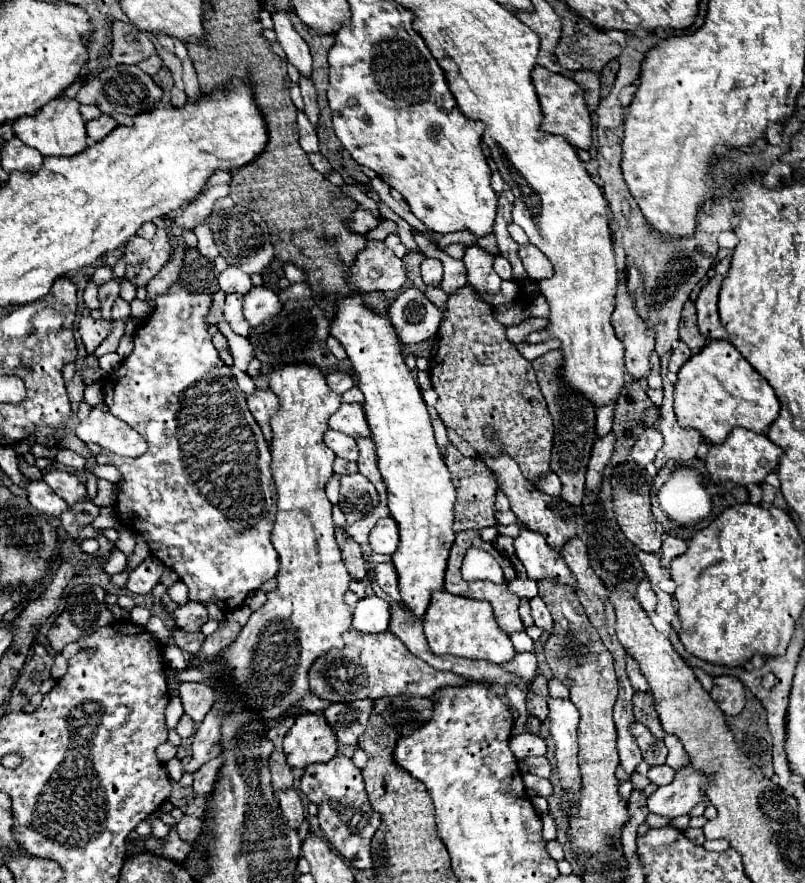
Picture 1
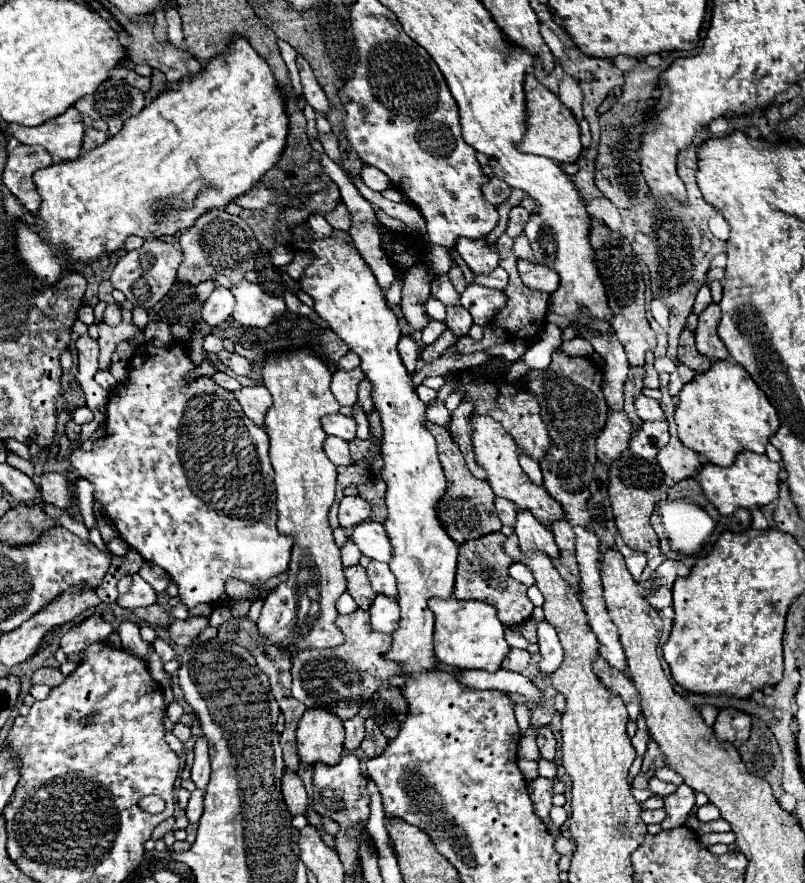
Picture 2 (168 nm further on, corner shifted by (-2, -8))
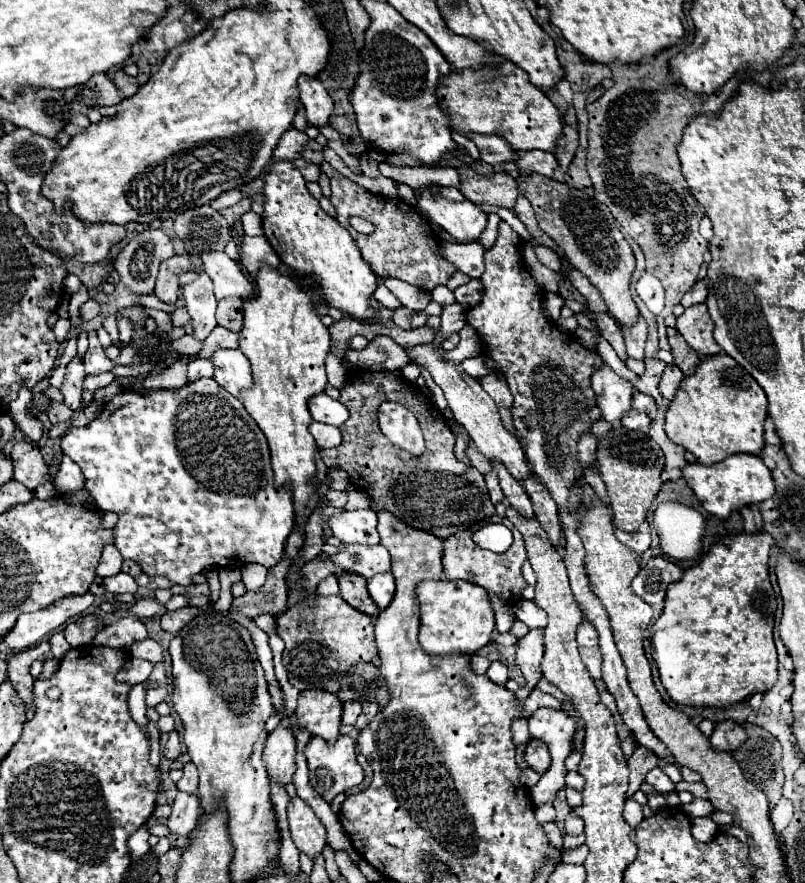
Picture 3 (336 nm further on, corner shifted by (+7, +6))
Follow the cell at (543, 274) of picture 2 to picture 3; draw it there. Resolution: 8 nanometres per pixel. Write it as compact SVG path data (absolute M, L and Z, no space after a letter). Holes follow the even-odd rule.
M536 246L534 250L536 250L538 260L540 260L546 268L550 268L550 270L560 270L560 258L556 256L556 252L552 252L550 248L544 248L544 246Z

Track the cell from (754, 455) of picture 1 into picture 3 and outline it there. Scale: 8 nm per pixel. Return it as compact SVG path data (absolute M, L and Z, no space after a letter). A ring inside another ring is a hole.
M732 454L708 468L704 464L688 464L682 470L682 478L694 490L702 508L718 518L728 518L730 512L740 510L742 506L764 502L774 494L774 480L770 470L764 466L760 456L750 454Z

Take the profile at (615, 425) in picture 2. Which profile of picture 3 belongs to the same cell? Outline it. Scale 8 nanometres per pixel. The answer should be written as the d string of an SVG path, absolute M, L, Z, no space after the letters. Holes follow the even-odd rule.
M602 364L596 374L592 374L592 390L596 392L602 418L610 424L620 422L622 414L630 410L630 400L634 388L630 382L620 378L608 364Z

